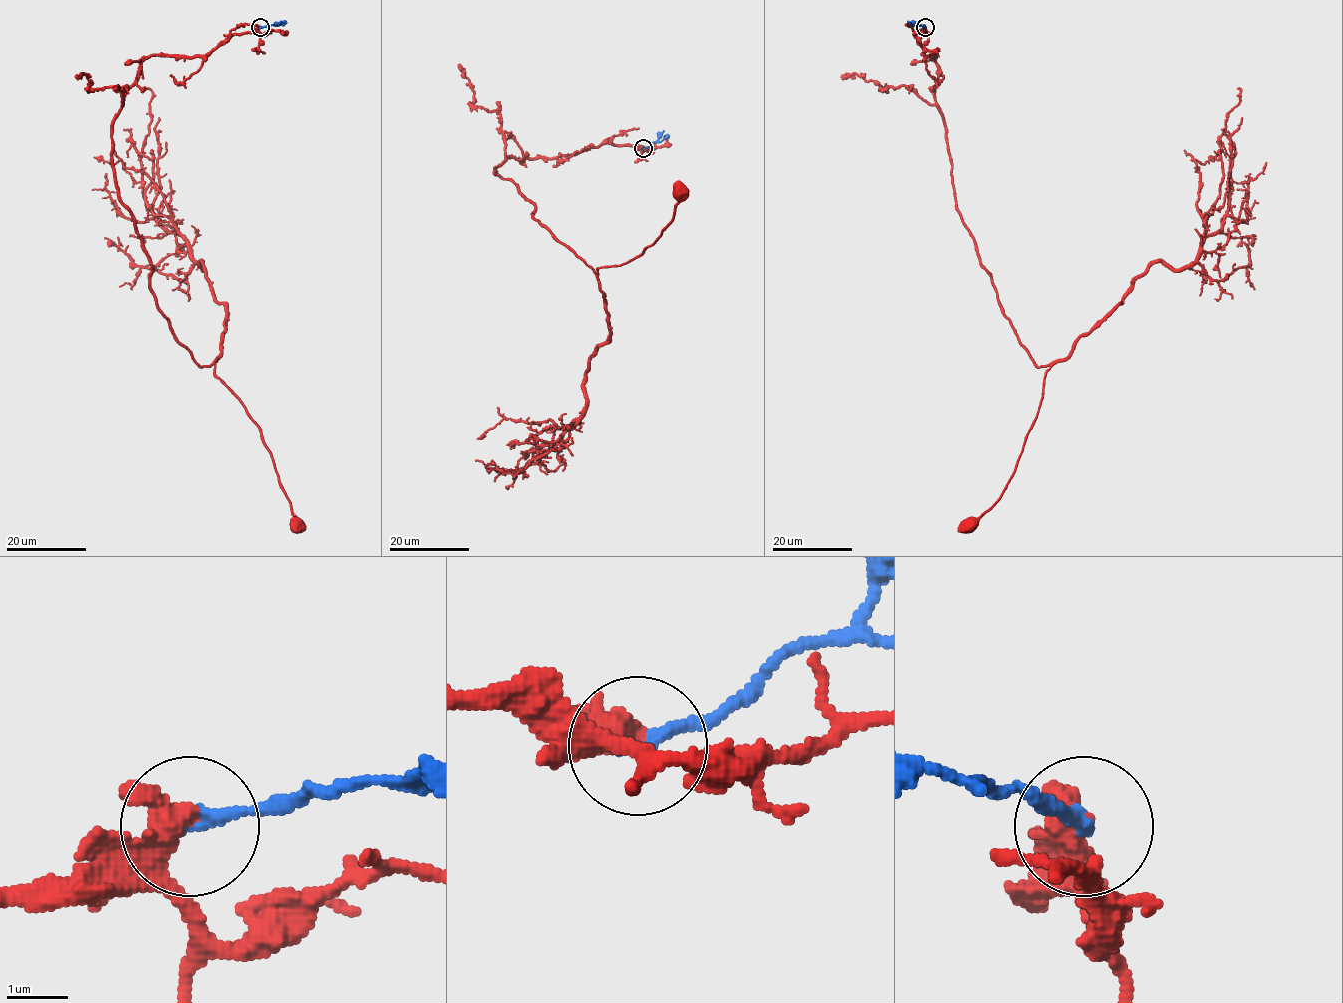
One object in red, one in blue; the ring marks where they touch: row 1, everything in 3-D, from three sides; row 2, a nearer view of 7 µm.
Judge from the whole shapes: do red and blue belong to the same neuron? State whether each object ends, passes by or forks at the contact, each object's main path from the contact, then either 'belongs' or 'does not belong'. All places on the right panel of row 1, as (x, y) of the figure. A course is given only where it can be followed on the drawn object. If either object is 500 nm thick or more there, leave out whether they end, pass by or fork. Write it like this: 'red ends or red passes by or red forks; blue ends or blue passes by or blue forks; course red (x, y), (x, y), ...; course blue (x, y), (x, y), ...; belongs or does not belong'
red forks; blue ends; course red (926, 28), (920, 44), (935, 55), (956, 209), (1018, 338), (1038, 366), (1052, 364), (1014, 474), (971, 524); course blue (926, 28), (913, 21); belongs

